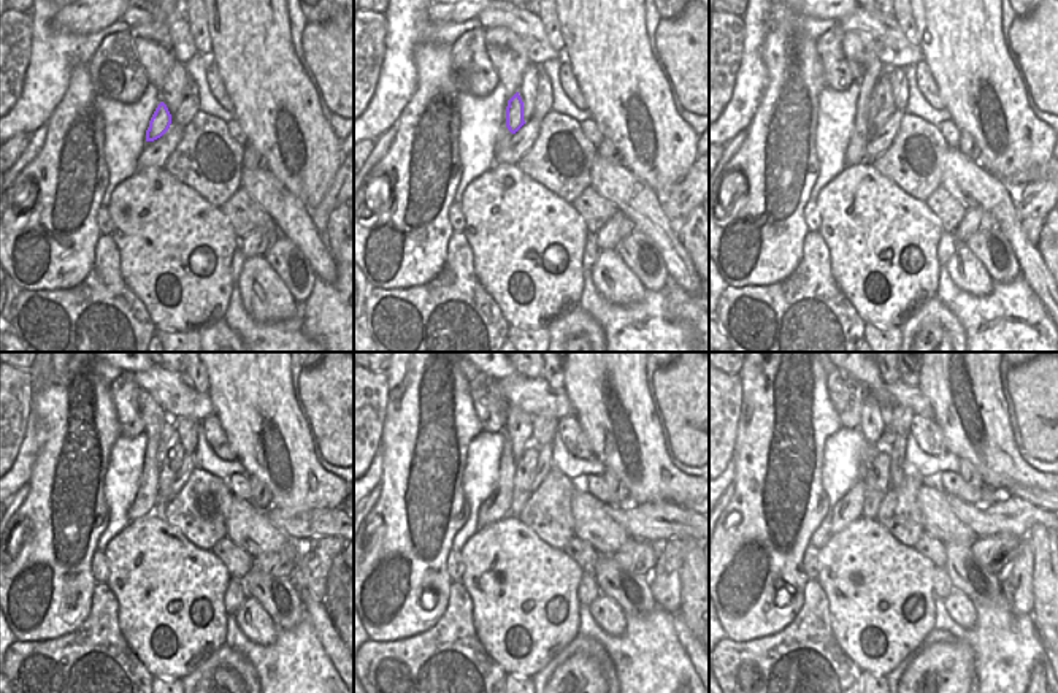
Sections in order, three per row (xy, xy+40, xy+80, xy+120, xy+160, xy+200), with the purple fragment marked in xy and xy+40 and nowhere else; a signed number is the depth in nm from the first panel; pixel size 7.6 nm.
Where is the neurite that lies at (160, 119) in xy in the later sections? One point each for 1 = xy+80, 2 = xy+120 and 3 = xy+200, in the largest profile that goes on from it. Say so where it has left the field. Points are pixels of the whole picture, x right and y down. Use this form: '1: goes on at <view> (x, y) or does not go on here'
1: goes on at xy+80 (871, 103)
2: goes on at xy+120 (168, 435)
3: goes on at xy+200 (873, 425)

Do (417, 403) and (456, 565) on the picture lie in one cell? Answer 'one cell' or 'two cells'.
two cells

